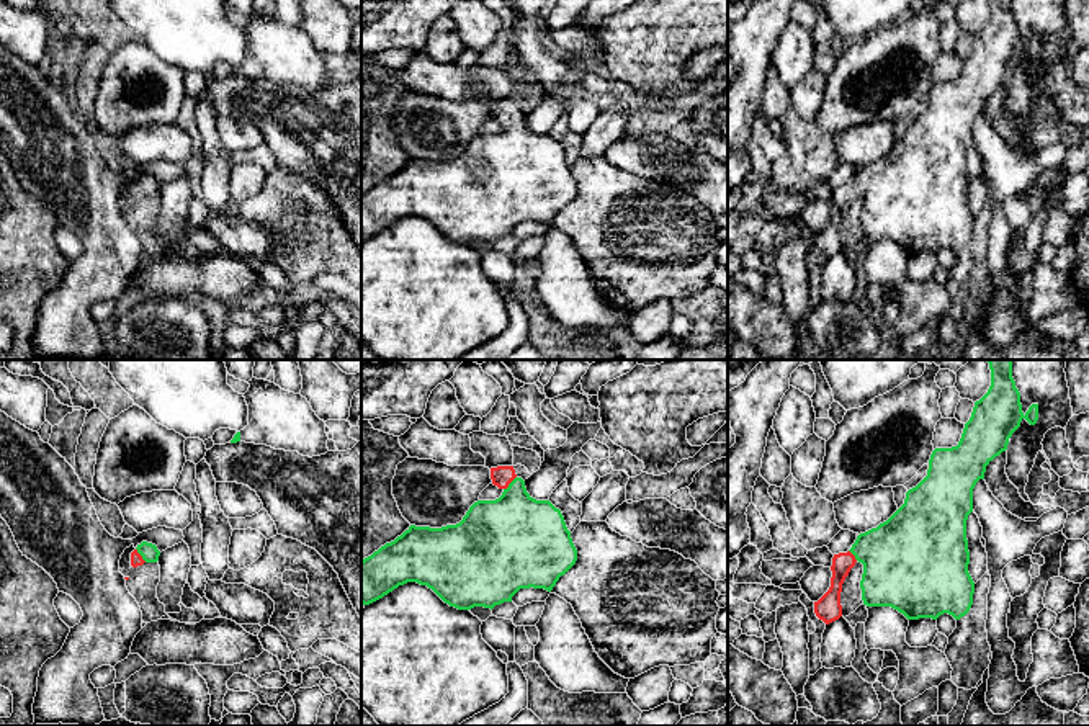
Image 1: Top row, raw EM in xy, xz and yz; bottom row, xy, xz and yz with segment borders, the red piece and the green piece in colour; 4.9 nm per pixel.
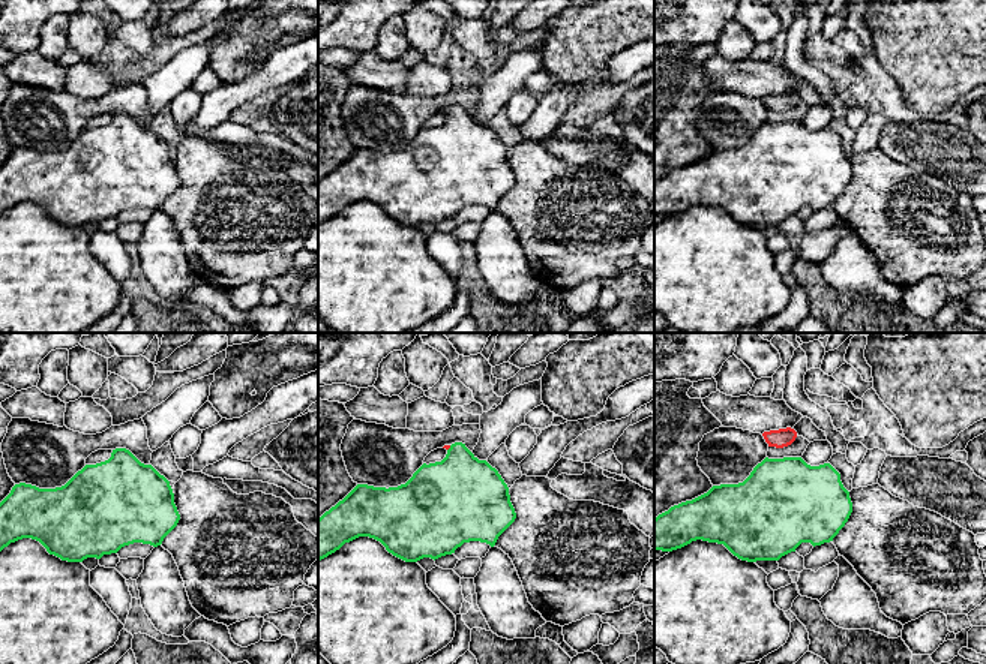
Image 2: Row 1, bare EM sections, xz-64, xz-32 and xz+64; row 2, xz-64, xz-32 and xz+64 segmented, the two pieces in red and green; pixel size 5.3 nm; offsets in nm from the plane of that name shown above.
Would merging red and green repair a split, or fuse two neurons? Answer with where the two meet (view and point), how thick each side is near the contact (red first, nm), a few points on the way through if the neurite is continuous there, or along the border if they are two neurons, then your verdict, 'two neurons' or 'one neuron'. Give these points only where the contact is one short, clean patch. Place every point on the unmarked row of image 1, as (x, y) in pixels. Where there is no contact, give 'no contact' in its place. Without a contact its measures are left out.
meets red in xz at (510, 115); 100 nm thick on the red side, 380 nm on the other; runs through xz (502, 110), (510, 115), (515, 165); one neuron

